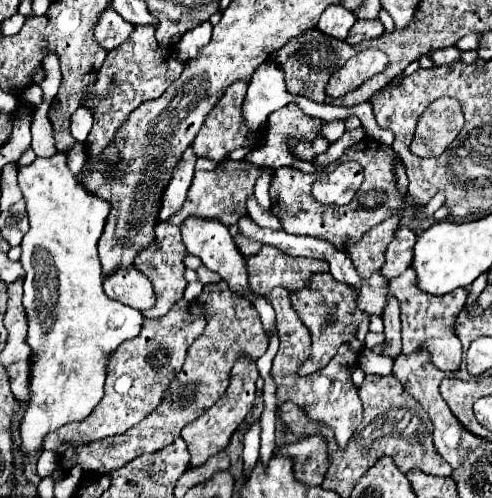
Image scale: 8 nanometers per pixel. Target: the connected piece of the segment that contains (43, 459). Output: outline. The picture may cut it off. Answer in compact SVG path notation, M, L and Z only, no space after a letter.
M44 450L44 452L40 454L40 458L38 458L38 474L40 474L40 478L50 476L58 466L60 466L60 464L58 464L58 454L48 452L48 450Z

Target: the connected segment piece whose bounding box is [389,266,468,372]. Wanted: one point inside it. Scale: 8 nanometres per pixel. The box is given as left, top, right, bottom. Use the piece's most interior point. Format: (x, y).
(428, 322)

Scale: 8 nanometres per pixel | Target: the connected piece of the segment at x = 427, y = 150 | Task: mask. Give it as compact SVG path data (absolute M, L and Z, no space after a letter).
M438 98L426 108L418 120L412 140L416 156L440 156L464 126L464 116L458 100Z

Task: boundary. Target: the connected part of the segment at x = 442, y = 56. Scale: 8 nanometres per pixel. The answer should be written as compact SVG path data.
M450 46L450 48L440 48L440 50L430 50L428 56L432 58L432 62L436 66L442 66L442 64L458 62L460 60L460 50L456 46Z

